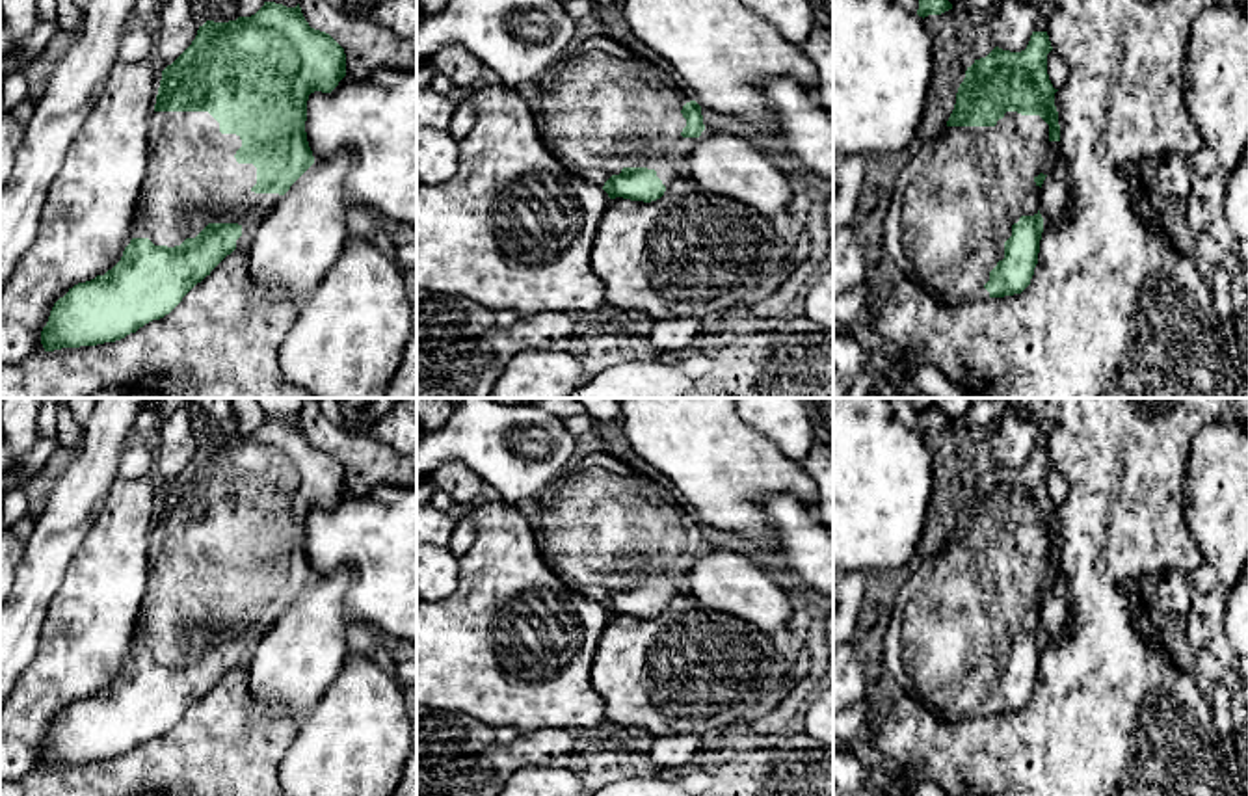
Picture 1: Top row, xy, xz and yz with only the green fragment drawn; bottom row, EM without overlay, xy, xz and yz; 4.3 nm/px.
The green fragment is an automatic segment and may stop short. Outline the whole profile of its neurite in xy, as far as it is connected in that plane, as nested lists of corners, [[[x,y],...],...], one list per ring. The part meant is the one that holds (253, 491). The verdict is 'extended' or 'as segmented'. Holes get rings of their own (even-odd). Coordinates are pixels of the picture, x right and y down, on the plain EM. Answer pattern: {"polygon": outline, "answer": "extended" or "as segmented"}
{"polygon": [[[264,418],[264,422],[251,433],[238,433],[236,437],[229,439],[206,437],[203,443],[199,443],[192,461],[162,487],[154,528],[151,532],[151,547],[147,554],[147,591],[138,616],[134,655],[125,664],[121,677],[112,686],[108,686],[104,692],[97,692],[91,697],[74,701],[54,720],[48,738],[41,748],[41,761],[45,768],[115,759],[130,750],[136,750],[145,740],[169,731],[182,718],[182,714],[197,699],[210,692],[210,688],[227,671],[231,671],[234,666],[247,666],[257,643],[272,629],[275,619],[314,580],[305,549],[309,511],[314,508],[331,510],[344,493],[344,465],[329,450],[311,444],[301,430],[299,420],[296,424],[286,424],[283,420]]], "answer": "extended"}

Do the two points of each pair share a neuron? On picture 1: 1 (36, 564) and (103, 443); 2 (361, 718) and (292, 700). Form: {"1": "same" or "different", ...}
{"1": "same", "2": "different"}

